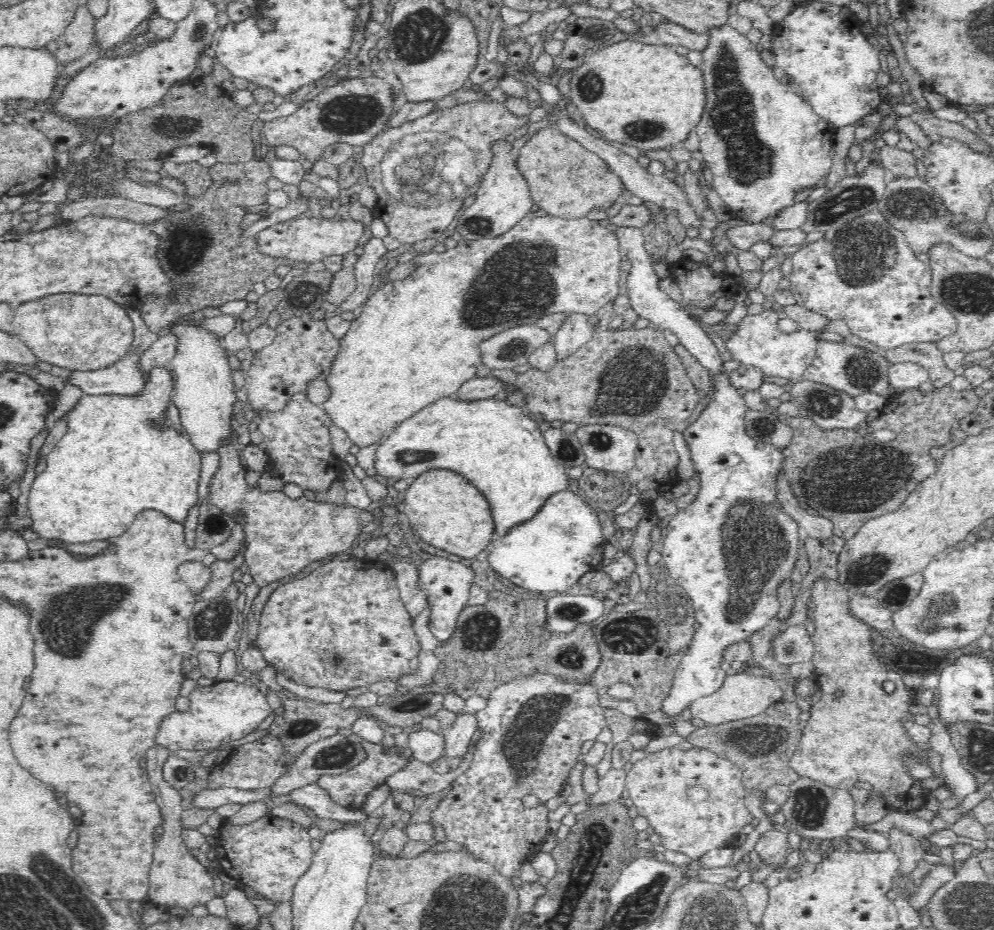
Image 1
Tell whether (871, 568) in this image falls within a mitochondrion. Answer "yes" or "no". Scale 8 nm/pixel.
yes

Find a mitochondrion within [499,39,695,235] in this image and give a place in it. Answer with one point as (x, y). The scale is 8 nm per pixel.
(645, 128)

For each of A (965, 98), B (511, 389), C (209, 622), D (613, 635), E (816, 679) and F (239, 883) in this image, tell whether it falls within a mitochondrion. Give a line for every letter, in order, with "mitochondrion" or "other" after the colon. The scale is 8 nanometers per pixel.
A: other
B: other
C: mitochondrion
D: mitochondrion
E: other
F: other

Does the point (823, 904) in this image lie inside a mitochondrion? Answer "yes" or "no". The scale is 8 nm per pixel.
no

